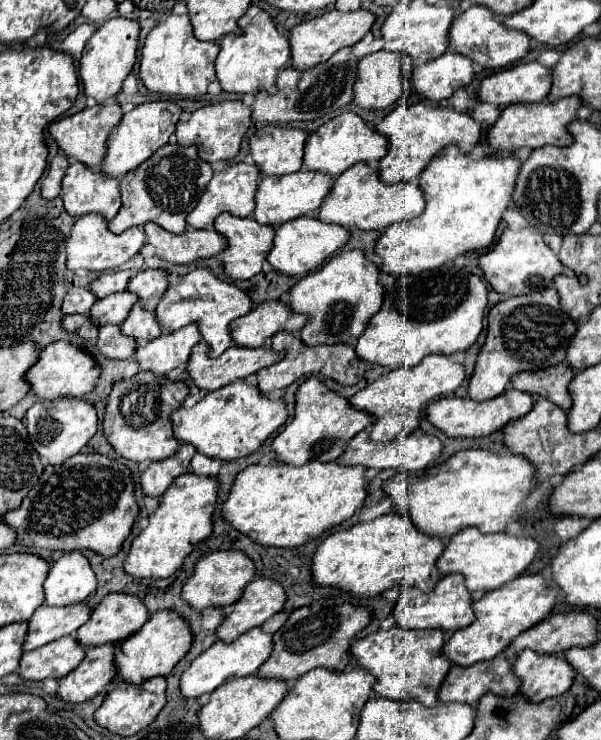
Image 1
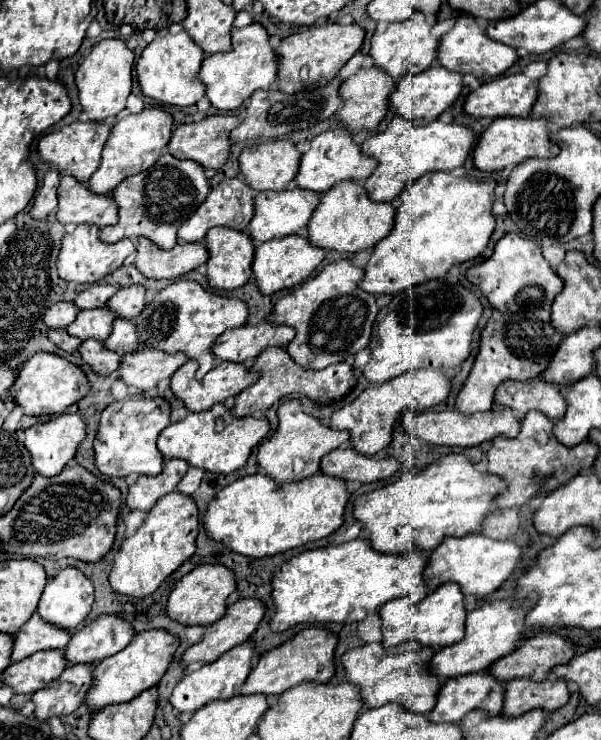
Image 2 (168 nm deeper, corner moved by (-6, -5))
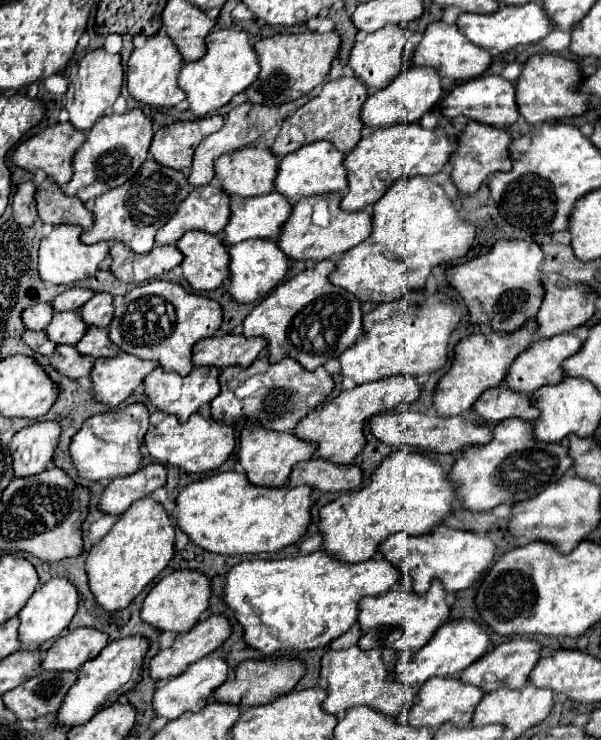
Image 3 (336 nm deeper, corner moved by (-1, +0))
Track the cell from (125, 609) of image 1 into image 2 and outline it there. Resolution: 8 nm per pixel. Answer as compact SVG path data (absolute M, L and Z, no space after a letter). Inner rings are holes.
M99 616L71 636L65 648L65 658L69 664L99 662L123 650L133 640L133 636L133 626L125 624L121 616Z

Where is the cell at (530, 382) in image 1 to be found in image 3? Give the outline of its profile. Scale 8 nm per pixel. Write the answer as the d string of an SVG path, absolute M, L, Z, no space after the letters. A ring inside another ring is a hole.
M504 385L484 391L484 395L480 395L480 399L472 405L472 411L488 425L508 417L520 417L524 421L538 419L538 409L532 405L530 397L510 391Z

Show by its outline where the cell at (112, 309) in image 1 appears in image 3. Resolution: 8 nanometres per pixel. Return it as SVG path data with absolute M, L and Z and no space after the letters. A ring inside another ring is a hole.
M64 311L54 313L50 325L46 327L46 335L52 343L64 343L64 345L76 345L86 331L86 323L80 319L80 313L76 311Z

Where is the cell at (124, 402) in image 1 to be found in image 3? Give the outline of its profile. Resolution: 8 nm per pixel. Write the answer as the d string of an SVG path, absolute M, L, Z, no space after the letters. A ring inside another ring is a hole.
M142 403L126 405L116 411L100 413L84 421L82 429L72 437L70 455L74 469L80 477L90 481L110 481L116 477L132 475L140 469L142 439L148 431L148 409Z

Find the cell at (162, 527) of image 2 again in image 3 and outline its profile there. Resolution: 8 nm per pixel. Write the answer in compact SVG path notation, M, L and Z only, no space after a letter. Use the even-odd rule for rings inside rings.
M144 497L120 515L116 525L88 551L86 573L90 591L104 611L118 611L132 603L142 589L154 581L174 555L176 529L160 503Z

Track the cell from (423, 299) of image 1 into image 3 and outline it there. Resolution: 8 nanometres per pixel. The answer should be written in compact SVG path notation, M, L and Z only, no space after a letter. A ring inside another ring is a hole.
M410 291L392 303L382 303L362 317L362 339L338 357L340 375L350 377L356 385L392 375L430 375L444 367L448 337L460 317L462 307L440 293L426 297L422 291Z

